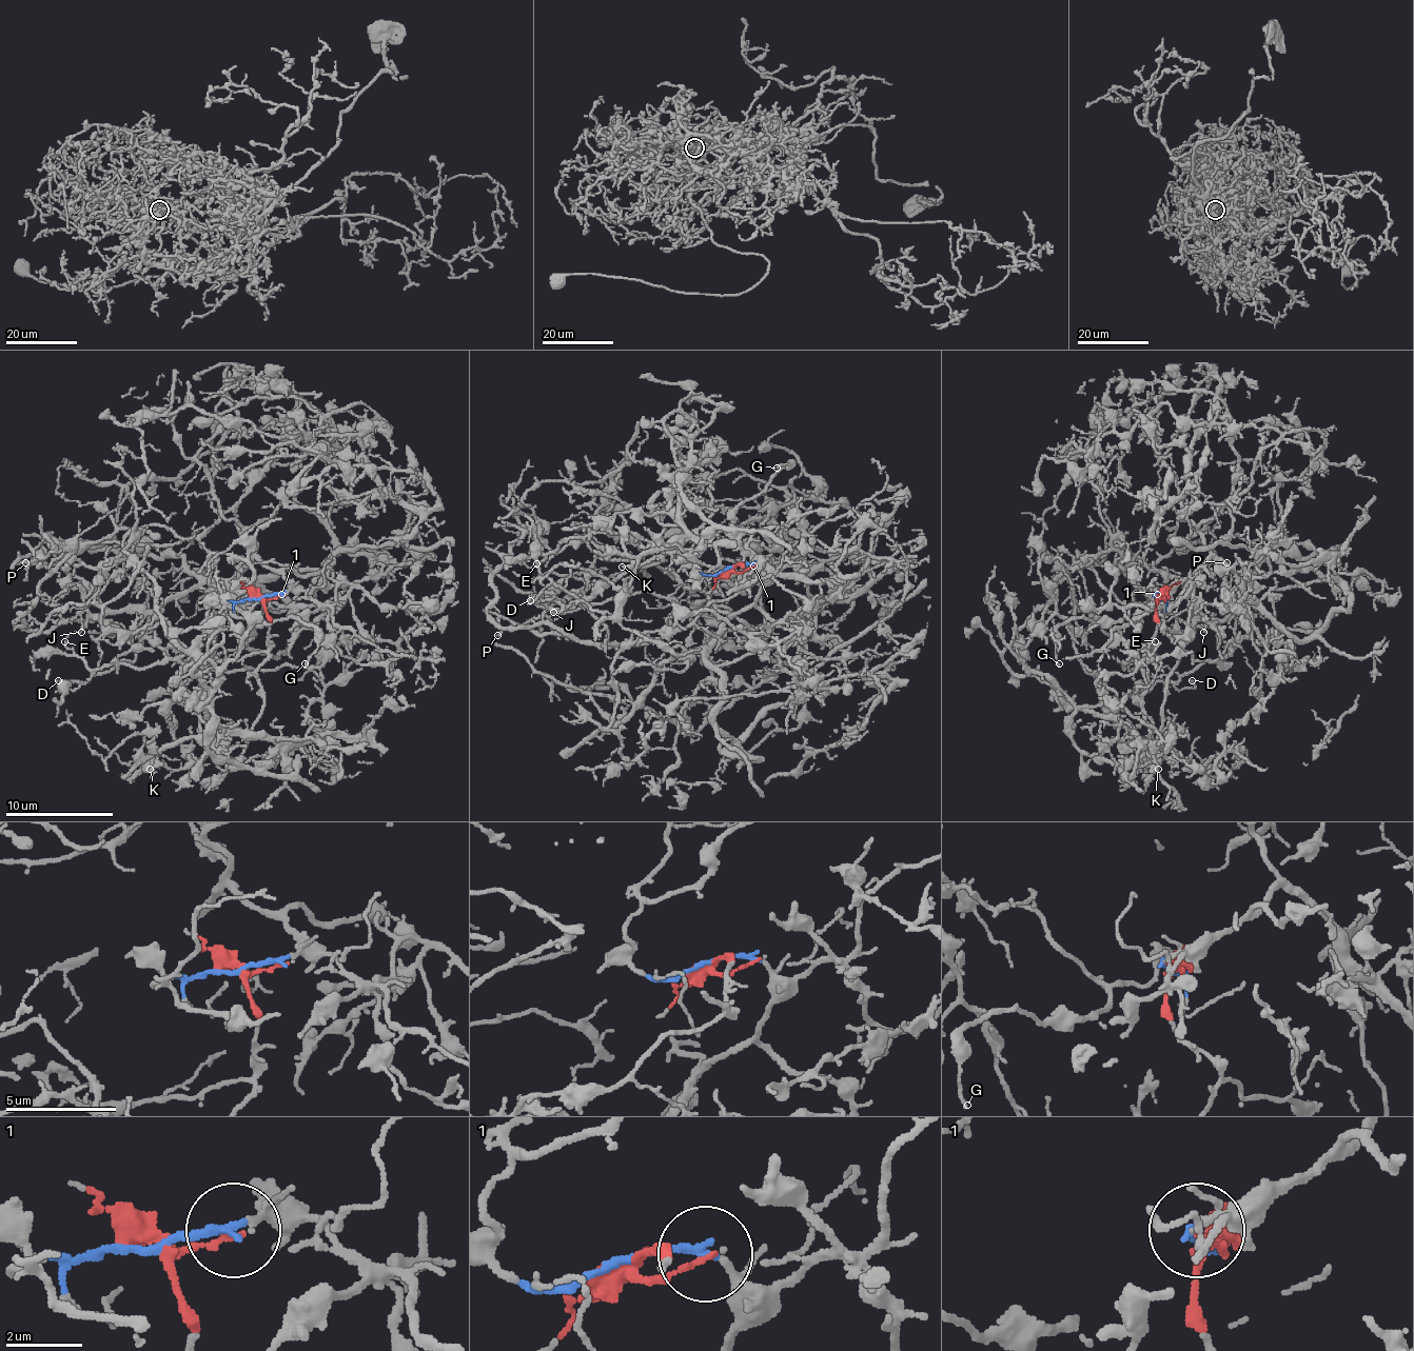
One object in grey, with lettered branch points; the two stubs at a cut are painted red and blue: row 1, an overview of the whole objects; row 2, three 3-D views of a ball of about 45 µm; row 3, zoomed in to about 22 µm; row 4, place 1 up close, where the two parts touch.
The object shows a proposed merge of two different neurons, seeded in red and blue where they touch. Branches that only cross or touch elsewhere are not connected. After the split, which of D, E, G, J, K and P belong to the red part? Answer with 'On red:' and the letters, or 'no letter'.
On red: E, J, K

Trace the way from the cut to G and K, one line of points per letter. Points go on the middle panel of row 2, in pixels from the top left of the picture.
G: (729, 570), (702, 575), (694, 564), (691, 545), (729, 523), (740, 504), (753, 499), (788, 464), (778, 467)
K: (729, 570), (740, 567), (740, 591), (713, 545), (672, 537), (632, 570), (622, 567)

